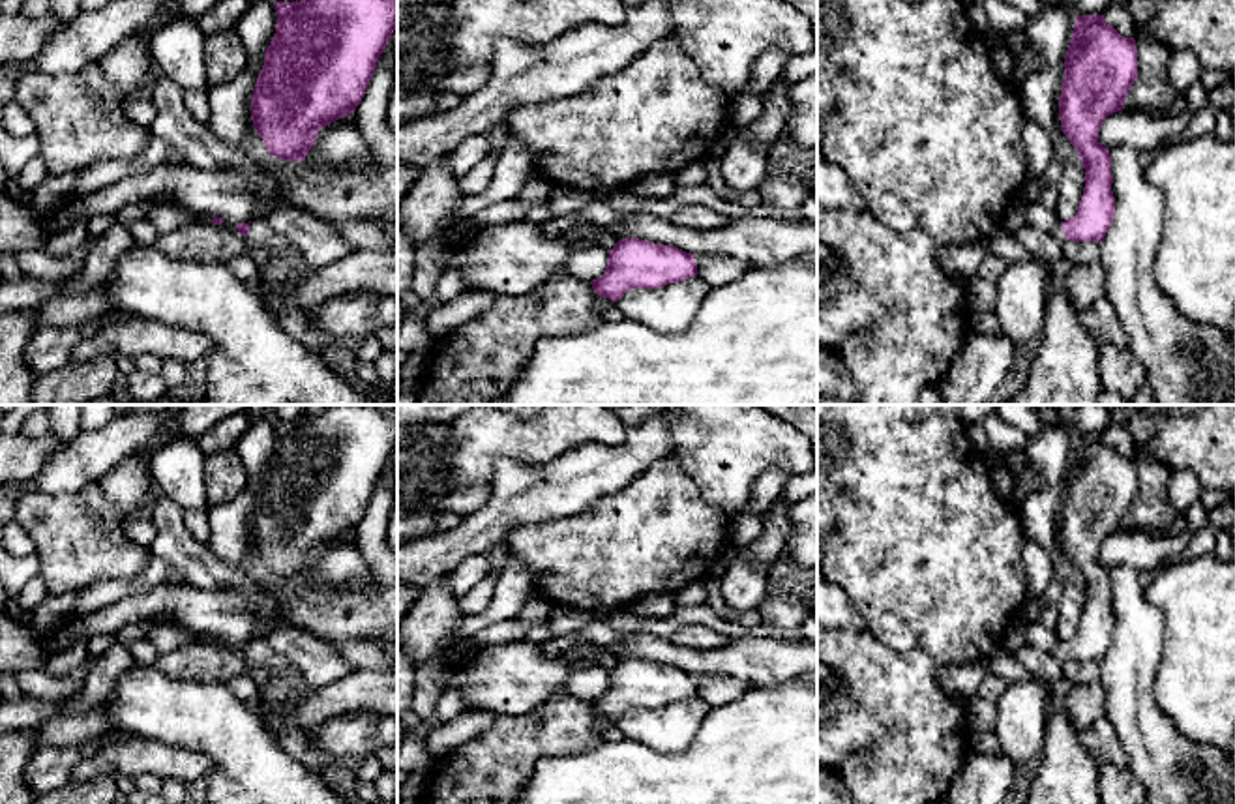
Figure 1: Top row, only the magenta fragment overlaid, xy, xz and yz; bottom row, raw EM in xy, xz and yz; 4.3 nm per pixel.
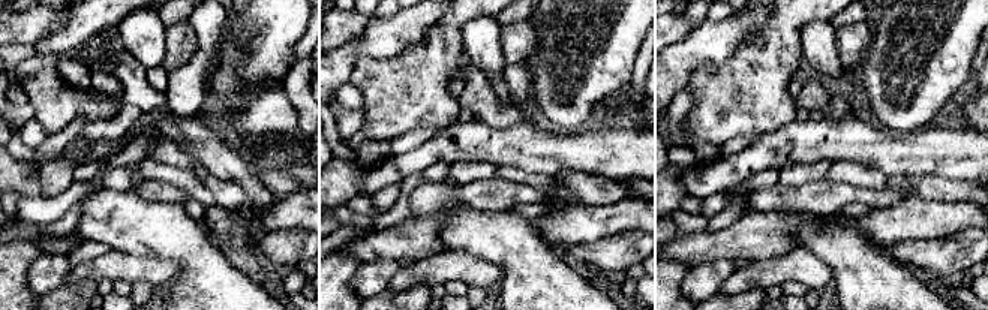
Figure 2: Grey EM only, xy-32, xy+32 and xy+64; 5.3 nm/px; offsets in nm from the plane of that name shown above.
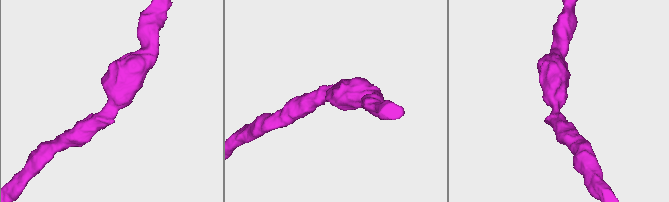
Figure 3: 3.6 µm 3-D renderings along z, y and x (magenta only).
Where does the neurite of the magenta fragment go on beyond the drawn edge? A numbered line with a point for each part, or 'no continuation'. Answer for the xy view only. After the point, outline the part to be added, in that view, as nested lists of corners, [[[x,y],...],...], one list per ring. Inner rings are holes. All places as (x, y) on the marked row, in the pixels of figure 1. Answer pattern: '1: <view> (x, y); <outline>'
1: xy (282, 252); [[[253,219],[249,223],[247,240],[262,246],[268,251],[274,266],[281,268],[302,261],[298,247],[283,234],[275,232],[264,219]]]

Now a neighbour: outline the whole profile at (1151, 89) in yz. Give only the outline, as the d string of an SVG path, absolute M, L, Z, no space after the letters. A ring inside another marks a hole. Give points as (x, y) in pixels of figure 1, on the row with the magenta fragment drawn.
M1138 30L1134 39L1138 51L1138 79L1124 97L1124 109L1136 111L1151 107L1158 114L1164 114L1177 96L1168 79L1171 49L1143 30Z

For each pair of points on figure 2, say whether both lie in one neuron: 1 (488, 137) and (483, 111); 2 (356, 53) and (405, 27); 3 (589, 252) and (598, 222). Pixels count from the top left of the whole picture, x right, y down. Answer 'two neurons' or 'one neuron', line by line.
1: two neurons
2: one neuron
3: two neurons

